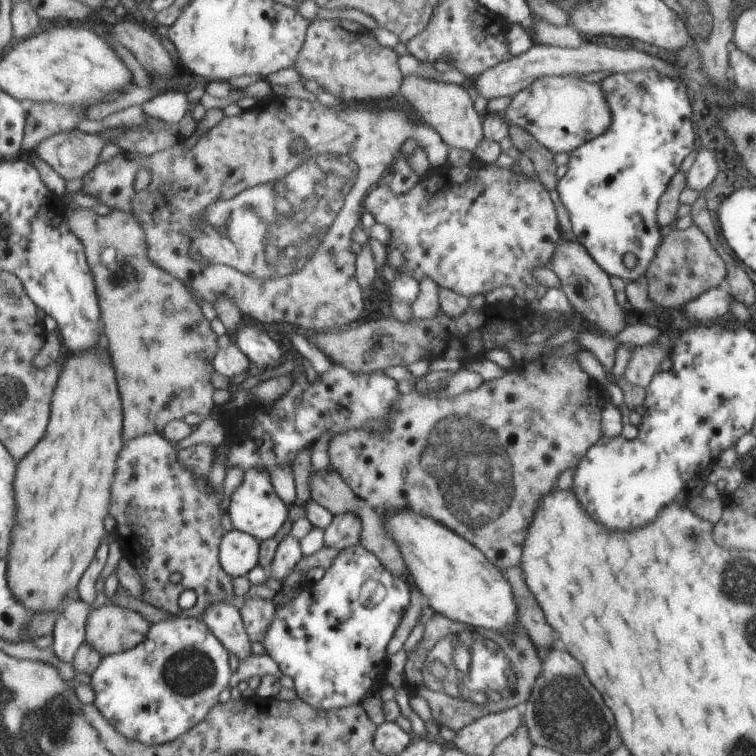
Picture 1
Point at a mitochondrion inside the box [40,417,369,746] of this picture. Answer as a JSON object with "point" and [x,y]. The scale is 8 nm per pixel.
{"point":[188,673]}

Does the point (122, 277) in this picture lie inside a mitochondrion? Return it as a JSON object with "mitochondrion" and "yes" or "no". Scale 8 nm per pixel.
{"mitochondrion":"yes"}

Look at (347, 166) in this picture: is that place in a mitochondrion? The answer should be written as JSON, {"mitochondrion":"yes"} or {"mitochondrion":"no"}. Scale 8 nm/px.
{"mitochondrion":"yes"}

